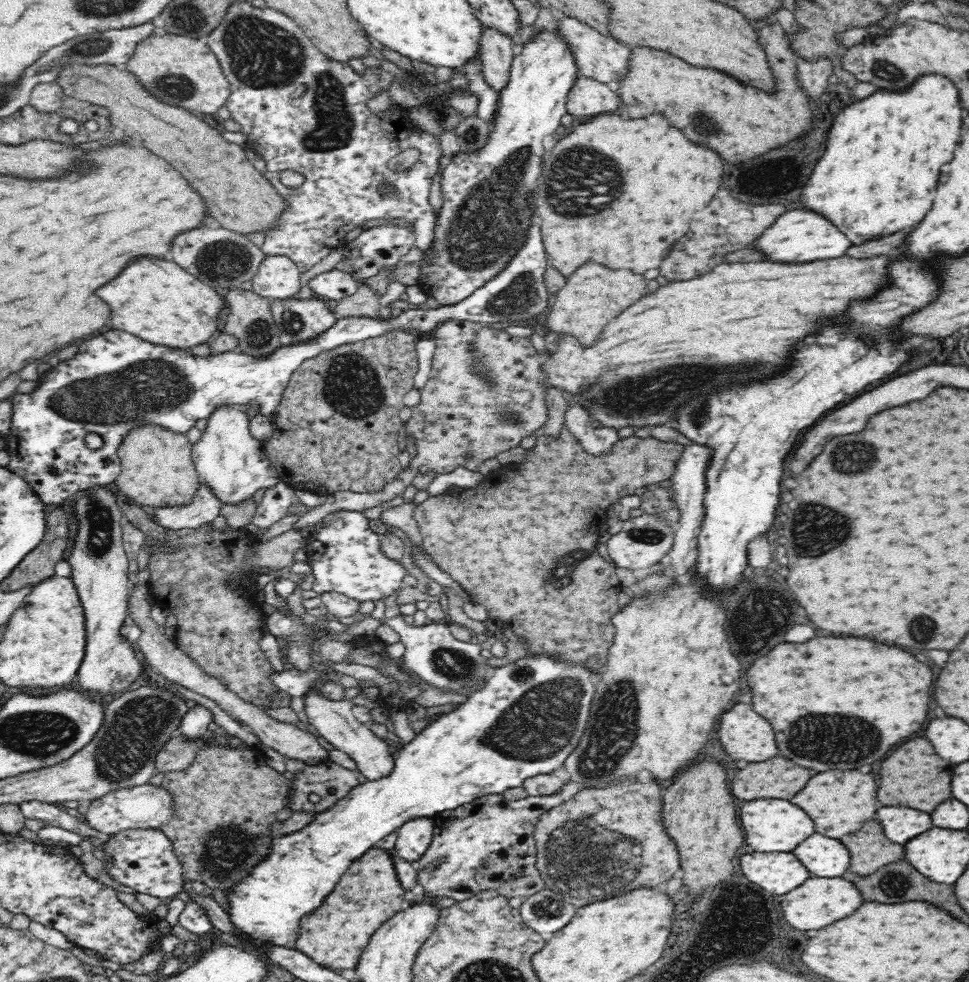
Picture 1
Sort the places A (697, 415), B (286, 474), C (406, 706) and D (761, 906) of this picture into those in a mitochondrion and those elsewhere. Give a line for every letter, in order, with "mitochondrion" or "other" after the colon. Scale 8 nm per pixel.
A: mitochondrion
B: other
C: other
D: other

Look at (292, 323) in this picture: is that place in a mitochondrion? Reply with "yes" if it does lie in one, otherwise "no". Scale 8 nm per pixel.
yes

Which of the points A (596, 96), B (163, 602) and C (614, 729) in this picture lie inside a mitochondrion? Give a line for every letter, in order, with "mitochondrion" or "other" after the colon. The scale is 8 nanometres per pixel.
A: other
B: other
C: mitochondrion

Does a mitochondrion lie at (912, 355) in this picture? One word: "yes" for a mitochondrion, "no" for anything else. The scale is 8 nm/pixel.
no

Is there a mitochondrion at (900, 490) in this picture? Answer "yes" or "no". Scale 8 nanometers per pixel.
no

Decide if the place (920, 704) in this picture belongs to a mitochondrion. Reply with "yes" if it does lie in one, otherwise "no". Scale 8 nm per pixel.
no

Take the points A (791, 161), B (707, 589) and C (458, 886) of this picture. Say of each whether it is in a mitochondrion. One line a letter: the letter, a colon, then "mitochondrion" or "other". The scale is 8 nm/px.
A: mitochondrion
B: other
C: other

